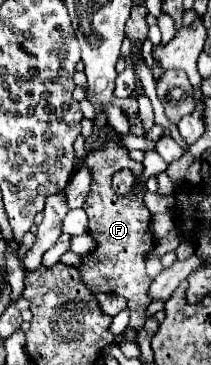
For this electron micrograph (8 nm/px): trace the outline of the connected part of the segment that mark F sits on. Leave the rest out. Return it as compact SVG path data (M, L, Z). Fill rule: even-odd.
M109 126L109 134L103 148L93 152L93 156L89 156L87 166L93 168L95 182L93 182L93 192L85 198L83 208L89 214L89 234L97 242L97 248L93 250L93 254L83 256L85 264L79 268L79 272L81 272L81 278L91 278L93 274L95 294L113 292L127 298L129 310L131 310L129 328L139 330L141 324L145 322L145 310L151 302L147 296L151 278L145 272L145 256L153 246L153 236L149 230L151 212L143 206L141 194L117 196L111 188L111 176L121 168L129 168L139 178L139 174L143 172L143 164L129 158L129 150L121 146L119 132L113 126Z

